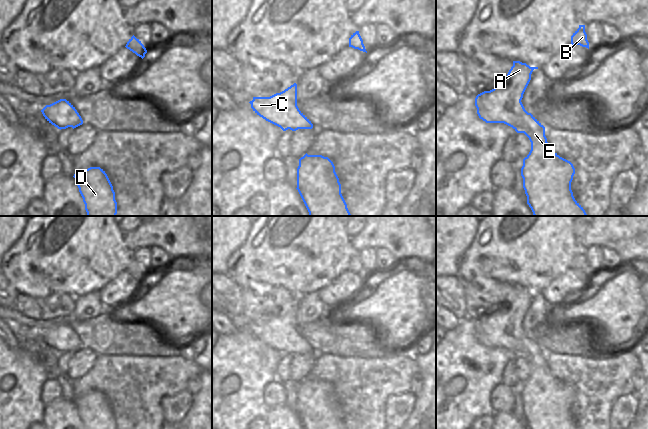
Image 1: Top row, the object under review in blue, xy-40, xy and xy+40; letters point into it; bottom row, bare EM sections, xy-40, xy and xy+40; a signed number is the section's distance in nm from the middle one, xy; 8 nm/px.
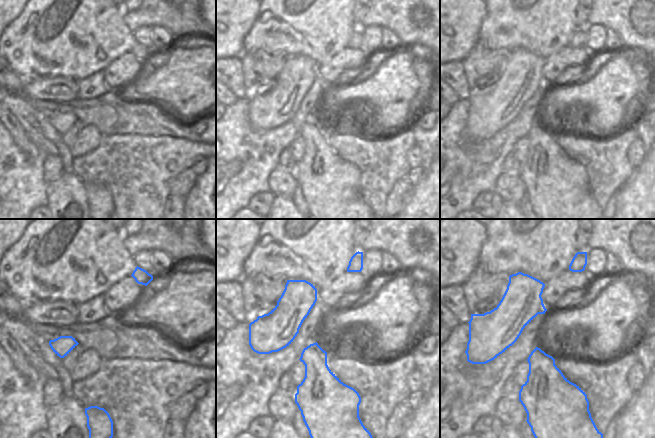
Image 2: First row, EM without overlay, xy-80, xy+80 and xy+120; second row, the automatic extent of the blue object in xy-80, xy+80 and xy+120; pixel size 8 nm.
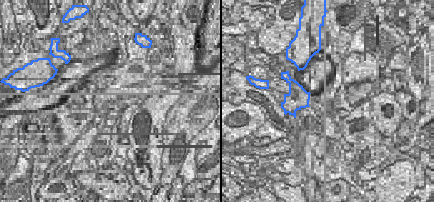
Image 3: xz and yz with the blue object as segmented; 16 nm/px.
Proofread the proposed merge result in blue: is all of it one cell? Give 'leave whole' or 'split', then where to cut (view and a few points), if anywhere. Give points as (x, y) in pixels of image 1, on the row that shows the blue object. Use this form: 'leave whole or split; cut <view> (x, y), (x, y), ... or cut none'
leave whole; cut none

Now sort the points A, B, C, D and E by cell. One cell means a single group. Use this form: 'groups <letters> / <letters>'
groups A B C D E

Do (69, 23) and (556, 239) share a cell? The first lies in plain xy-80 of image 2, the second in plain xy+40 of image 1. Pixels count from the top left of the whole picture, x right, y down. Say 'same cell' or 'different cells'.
same cell

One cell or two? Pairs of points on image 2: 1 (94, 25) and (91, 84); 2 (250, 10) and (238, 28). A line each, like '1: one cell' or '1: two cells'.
1: two cells
2: one cell

